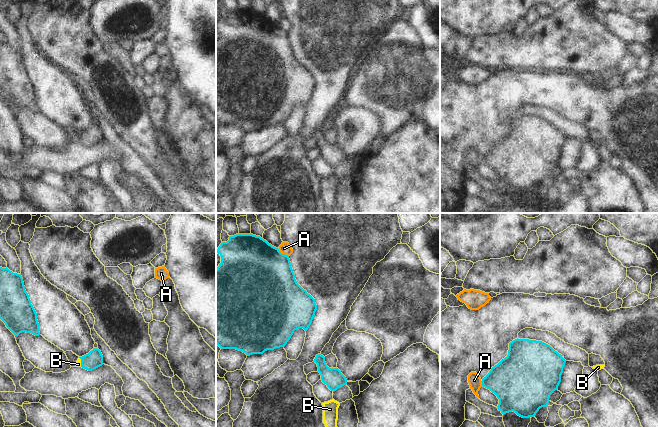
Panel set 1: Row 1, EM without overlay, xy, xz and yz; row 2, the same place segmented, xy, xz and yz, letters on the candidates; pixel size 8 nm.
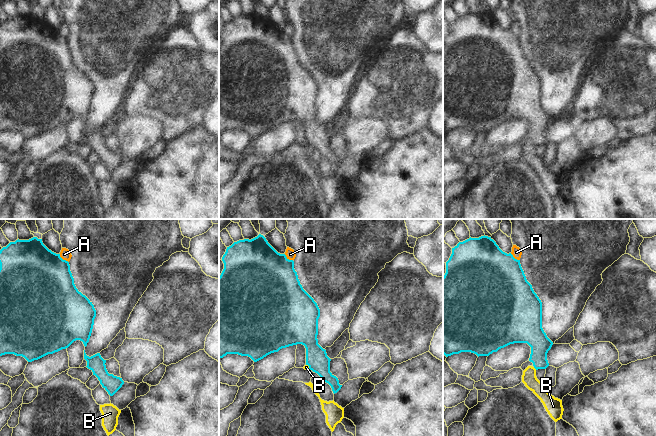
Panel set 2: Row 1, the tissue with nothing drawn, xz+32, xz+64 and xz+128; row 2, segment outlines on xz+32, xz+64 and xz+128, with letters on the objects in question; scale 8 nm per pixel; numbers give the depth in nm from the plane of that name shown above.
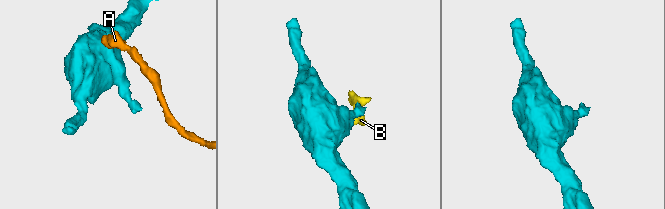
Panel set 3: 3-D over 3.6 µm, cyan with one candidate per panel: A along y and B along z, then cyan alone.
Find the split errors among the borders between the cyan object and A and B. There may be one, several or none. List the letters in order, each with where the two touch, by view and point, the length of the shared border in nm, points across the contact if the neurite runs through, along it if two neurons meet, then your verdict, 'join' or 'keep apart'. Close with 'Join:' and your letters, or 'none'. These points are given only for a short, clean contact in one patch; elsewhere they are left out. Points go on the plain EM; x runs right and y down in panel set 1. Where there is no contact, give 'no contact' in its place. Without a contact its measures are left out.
A: contact xz (283, 30); length 120 nm; keep apart
B: contact xy (81, 138); length 80 nm; border xy (79, 133), (81, 142); keep apart
Join: none

